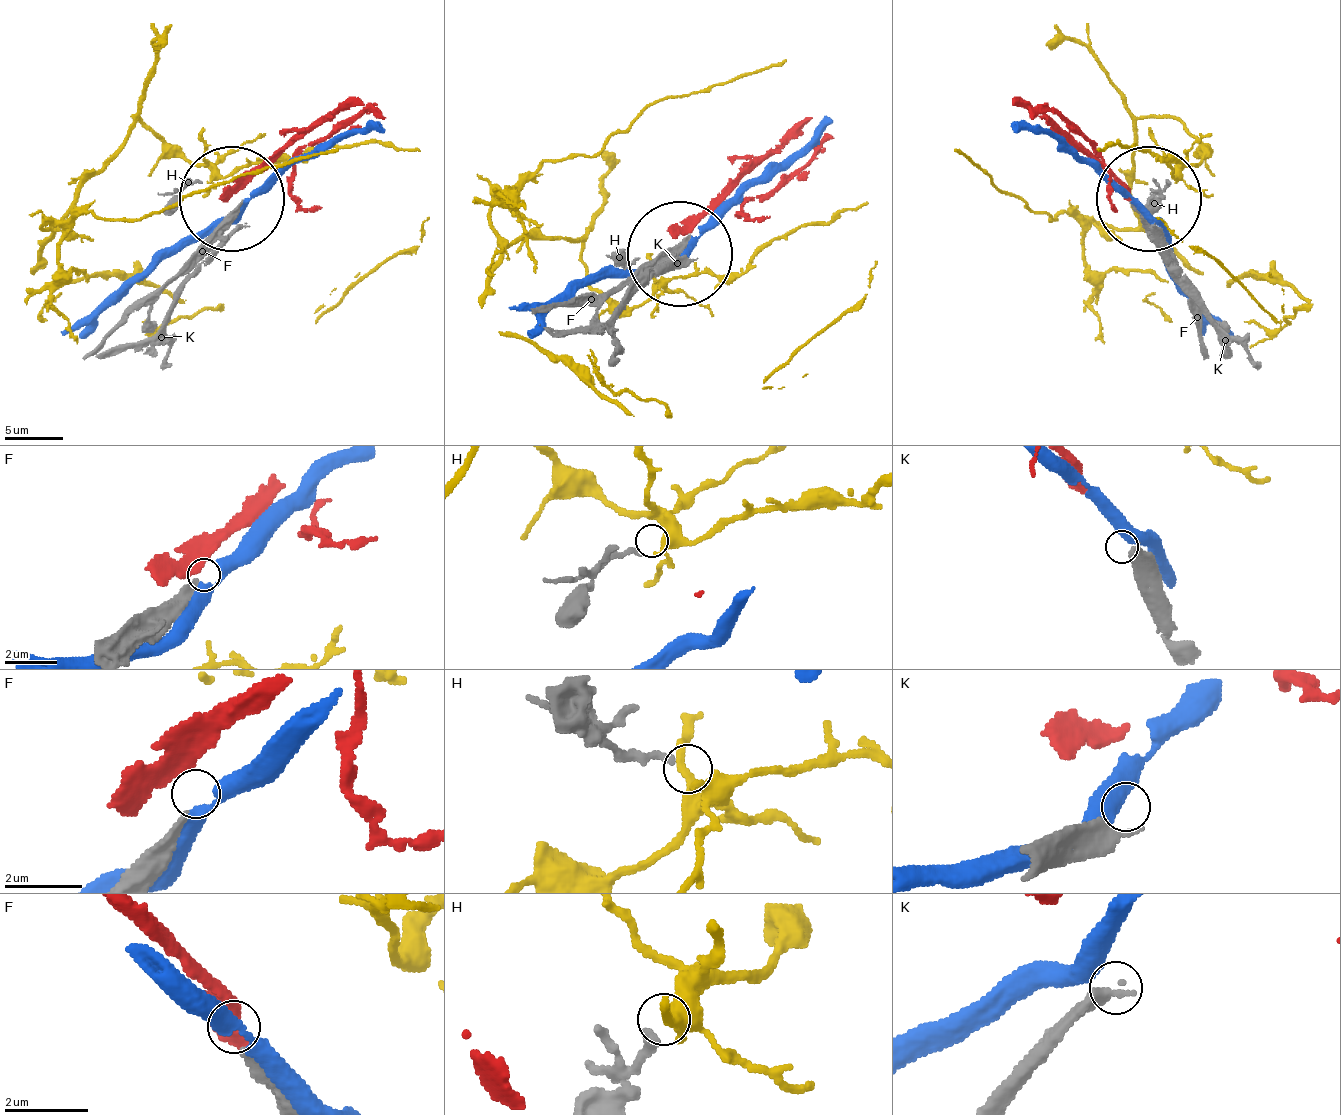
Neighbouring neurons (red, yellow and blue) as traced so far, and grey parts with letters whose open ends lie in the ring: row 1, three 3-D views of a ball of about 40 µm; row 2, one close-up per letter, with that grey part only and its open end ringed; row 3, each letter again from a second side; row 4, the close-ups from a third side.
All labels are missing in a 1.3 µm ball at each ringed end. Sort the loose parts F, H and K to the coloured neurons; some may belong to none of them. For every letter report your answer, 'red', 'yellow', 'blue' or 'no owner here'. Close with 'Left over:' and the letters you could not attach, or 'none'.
F: no owner here
H: yellow
K: no owner here
Left over: F, K

